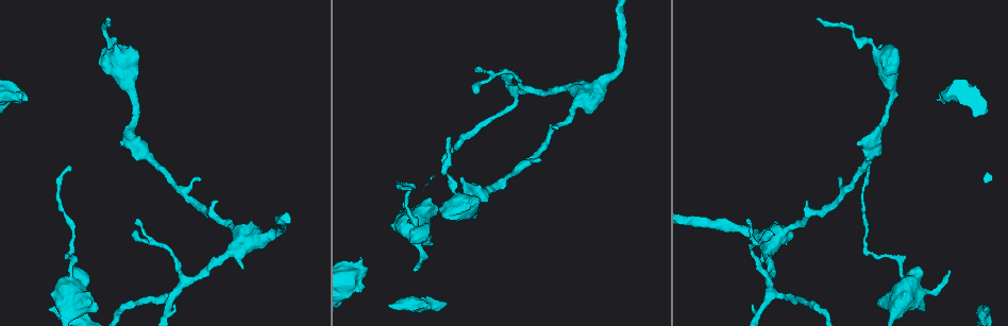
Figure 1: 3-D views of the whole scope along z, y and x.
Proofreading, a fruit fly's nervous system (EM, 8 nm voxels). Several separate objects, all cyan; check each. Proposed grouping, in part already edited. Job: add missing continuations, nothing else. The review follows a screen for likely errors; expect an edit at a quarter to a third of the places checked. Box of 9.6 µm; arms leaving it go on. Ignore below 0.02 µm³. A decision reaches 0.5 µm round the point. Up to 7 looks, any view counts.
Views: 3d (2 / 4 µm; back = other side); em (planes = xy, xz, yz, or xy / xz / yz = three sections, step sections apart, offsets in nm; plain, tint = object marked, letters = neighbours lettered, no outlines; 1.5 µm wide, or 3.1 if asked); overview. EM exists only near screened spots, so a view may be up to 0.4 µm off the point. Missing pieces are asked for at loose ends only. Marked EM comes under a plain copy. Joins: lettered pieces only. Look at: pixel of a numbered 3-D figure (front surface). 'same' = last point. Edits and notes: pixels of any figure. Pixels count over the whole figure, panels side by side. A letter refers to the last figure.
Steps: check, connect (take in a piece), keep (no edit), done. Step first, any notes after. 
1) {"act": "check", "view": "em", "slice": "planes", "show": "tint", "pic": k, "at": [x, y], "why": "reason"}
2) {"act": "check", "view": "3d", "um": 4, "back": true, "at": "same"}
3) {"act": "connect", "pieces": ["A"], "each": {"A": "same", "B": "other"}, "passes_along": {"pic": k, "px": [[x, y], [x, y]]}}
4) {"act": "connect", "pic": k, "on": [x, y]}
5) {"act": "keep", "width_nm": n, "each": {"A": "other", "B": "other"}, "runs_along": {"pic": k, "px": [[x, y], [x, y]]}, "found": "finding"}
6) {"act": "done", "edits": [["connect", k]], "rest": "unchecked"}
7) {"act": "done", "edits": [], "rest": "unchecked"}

{"act": "check", "view": "em", "slice": "xz", "step": 4, "show": "tint", "pic": 1, "at": [122, 146], "why": "free end"}

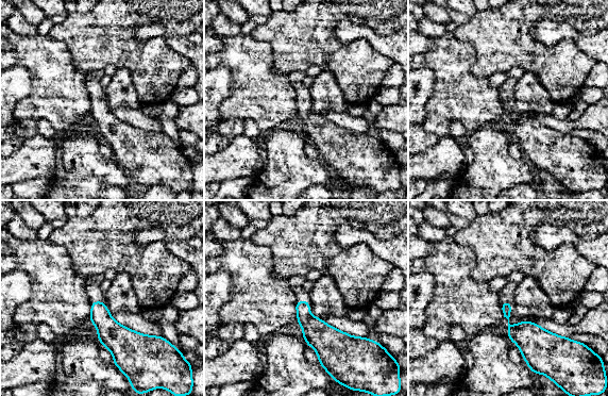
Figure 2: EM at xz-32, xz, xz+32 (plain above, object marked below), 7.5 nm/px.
{"act": "check", "view": "em", "slice": "yz", "step": 8, "show": "letters", "at": "same", "why": "another direction"}

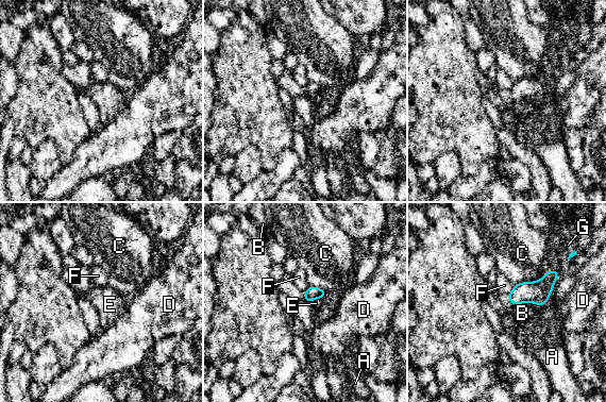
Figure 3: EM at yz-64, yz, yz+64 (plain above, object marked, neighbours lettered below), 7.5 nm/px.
{"act": "keep", "each": {"A": "other", "B": "other", "C": "other", "D": "other", "E": "other", "F": "other", "G": "other"}, "border": {"pic": 3, "px": [[514, 304], [529, 302], [541, 306]]}, "found": "none of them fits"}

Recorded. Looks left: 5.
{"act": "check", "view": "em", "slice": "yz", "step": 4, "show": "letters", "pic": 1, "at": [389, 305], "why": "branch stops here"}

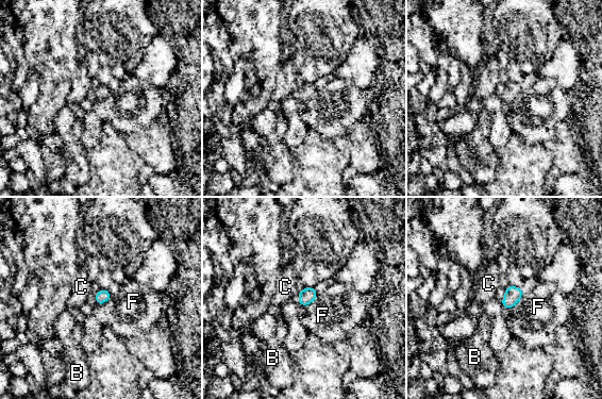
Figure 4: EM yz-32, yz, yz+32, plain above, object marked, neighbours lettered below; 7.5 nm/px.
{"act": "keep", "longest_contact_nm": ["F", 200], "each": {"B": "other", "C": "other", "F": "other"}, "found": "none of them fits"}

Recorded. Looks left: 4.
{"act": "check", "view": "3d", "um": 2, "pic": 1, "at": [110, 18], "why": "thin end"}

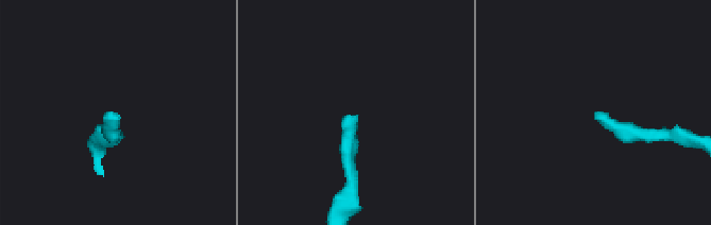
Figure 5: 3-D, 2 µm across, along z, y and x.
{"act": "check", "view": "em", "slice": "planes", "show": "letters", "pic": 5, "at": [117, 115]}

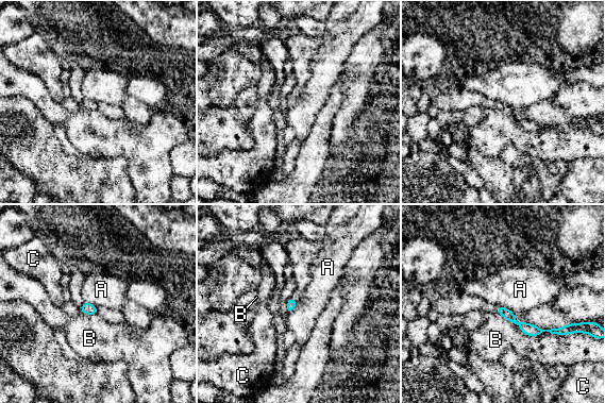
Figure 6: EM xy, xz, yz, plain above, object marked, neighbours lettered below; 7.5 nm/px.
{"act": "keep", "longest_contact_nm": ["B", 600], "each": {"A": "other", "B": "other", "C": "other"}, "border": {"pic": 6, "px": [[298, 300], [295, 307], [286, 314]]}, "found": "no lettered piece goes on from it"}

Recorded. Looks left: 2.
{"act": "done", "edits": [], "rest": "unchecked"}

